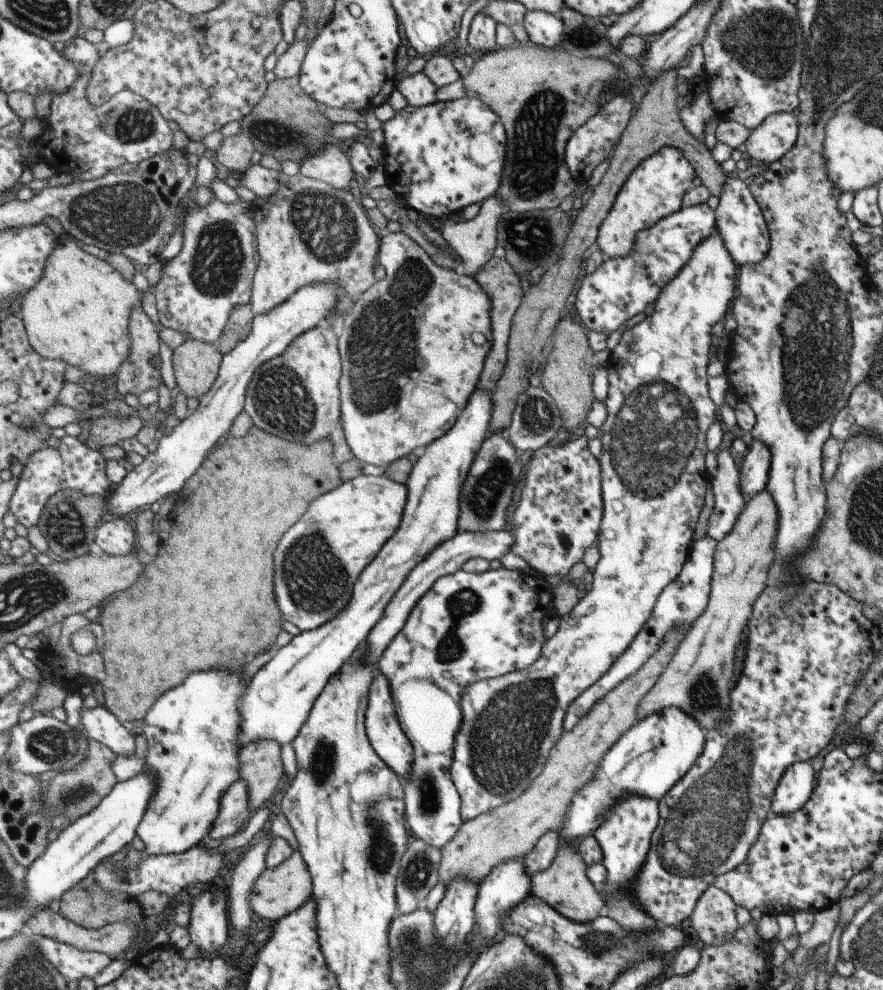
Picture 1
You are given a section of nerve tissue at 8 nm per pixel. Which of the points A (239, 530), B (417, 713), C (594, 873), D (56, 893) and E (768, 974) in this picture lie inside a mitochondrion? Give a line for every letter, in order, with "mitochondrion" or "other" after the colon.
A: other
B: other
C: other
D: other
E: other

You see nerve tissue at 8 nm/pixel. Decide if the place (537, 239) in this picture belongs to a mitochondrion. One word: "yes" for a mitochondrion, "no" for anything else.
yes

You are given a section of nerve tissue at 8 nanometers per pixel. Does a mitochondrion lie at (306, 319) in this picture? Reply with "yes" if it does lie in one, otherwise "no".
no

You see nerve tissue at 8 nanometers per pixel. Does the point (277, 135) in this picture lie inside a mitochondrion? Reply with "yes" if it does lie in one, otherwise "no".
yes

